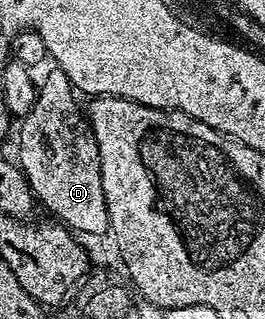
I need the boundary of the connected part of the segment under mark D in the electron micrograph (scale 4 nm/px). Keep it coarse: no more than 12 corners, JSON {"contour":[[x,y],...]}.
{"contour":[[58,68],[19,123],[35,199],[109,233],[96,137]]}

